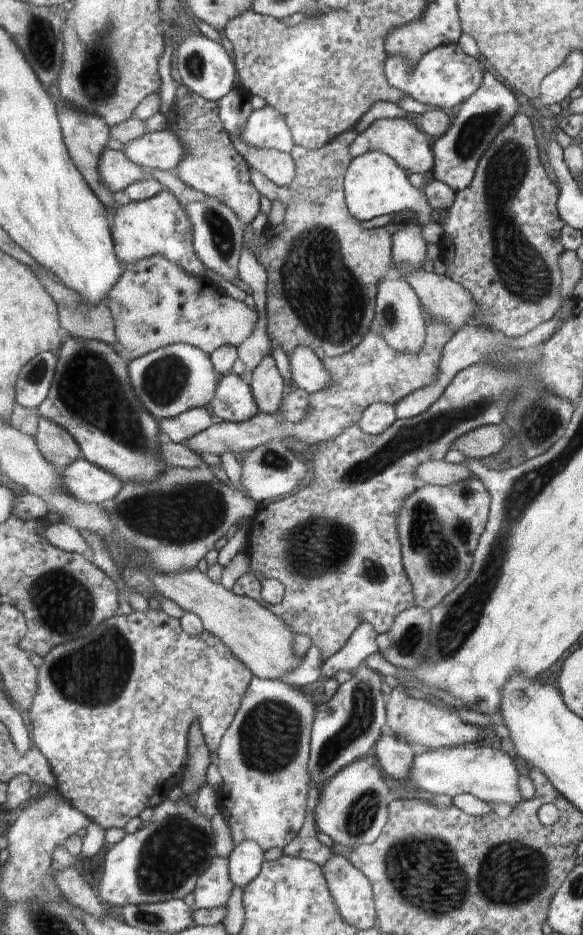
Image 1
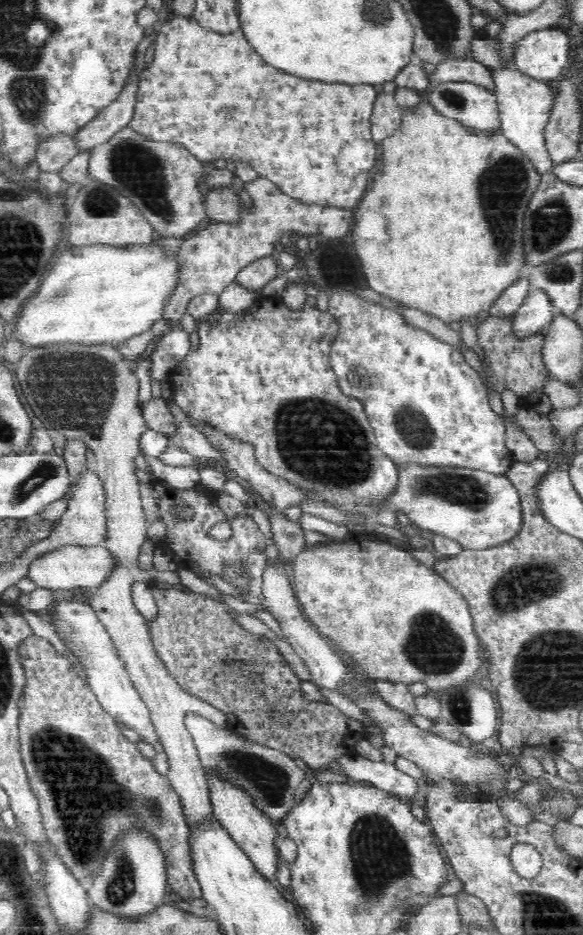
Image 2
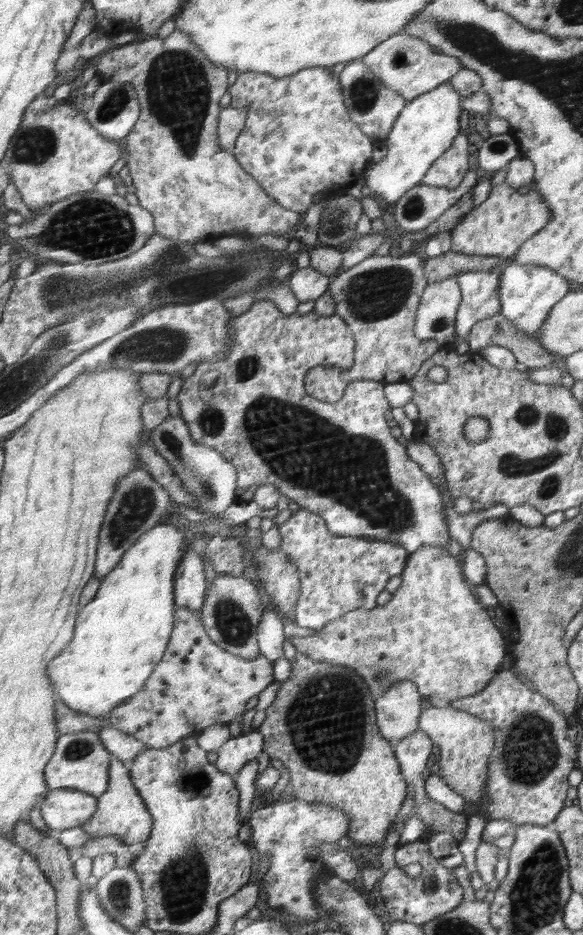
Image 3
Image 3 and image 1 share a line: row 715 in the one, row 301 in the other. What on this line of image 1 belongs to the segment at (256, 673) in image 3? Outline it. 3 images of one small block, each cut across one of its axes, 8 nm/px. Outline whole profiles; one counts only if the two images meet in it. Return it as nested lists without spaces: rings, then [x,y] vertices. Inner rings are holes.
[[[165,256],[147,258],[132,266],[127,265],[123,277],[111,292],[108,304],[114,314],[120,338],[115,347],[128,363],[160,348],[180,343],[192,344],[210,355],[226,345],[240,348],[252,334],[259,315],[251,301],[240,301],[230,296],[219,279],[212,275],[202,278],[190,274],[184,266]]]

